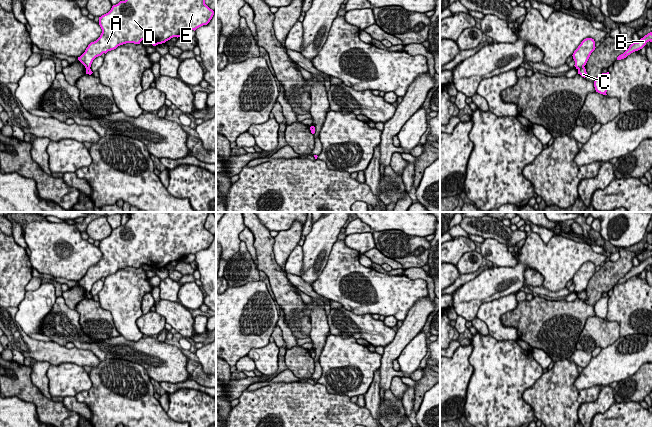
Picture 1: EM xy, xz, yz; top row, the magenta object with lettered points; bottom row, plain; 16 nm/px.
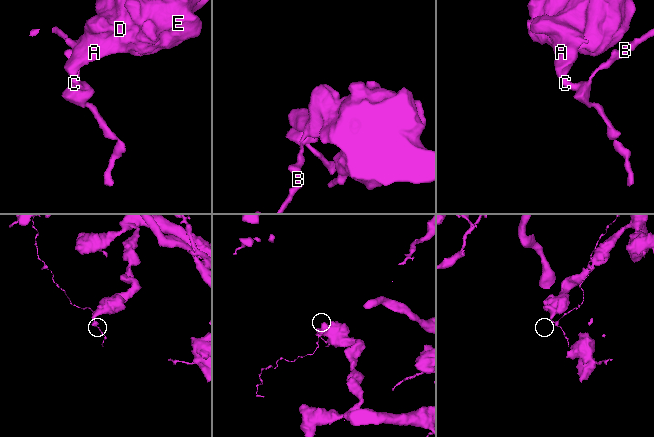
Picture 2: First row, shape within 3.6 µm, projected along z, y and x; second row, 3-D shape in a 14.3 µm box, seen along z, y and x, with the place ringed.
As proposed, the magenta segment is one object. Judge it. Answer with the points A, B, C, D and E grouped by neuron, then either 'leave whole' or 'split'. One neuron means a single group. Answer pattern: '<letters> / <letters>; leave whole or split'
A D E / B C; split

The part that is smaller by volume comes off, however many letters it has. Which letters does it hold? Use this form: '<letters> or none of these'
B, C

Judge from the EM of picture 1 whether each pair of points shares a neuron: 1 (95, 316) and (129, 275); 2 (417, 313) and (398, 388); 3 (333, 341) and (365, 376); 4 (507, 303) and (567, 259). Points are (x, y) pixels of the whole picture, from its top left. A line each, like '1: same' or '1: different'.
1: different
2: different
3: same
4: different

